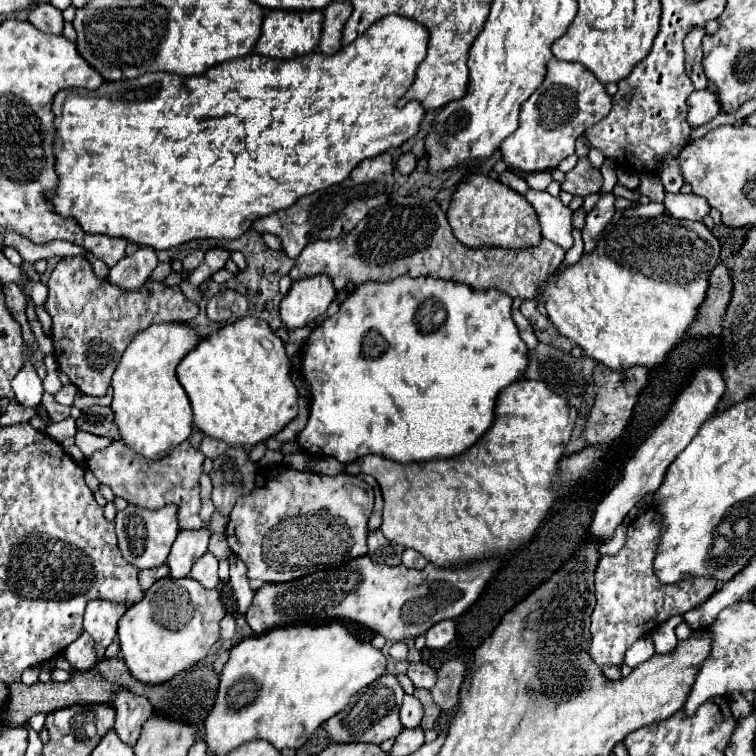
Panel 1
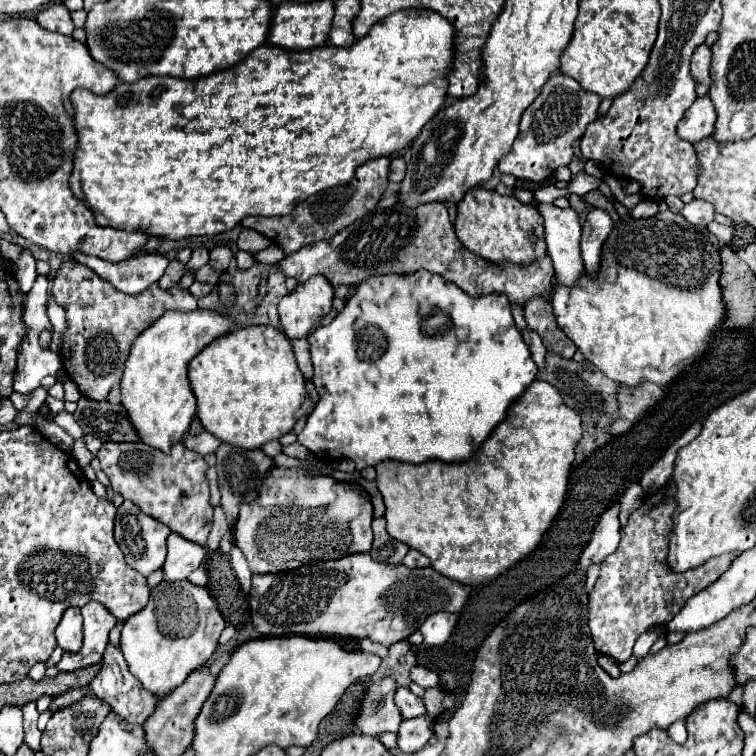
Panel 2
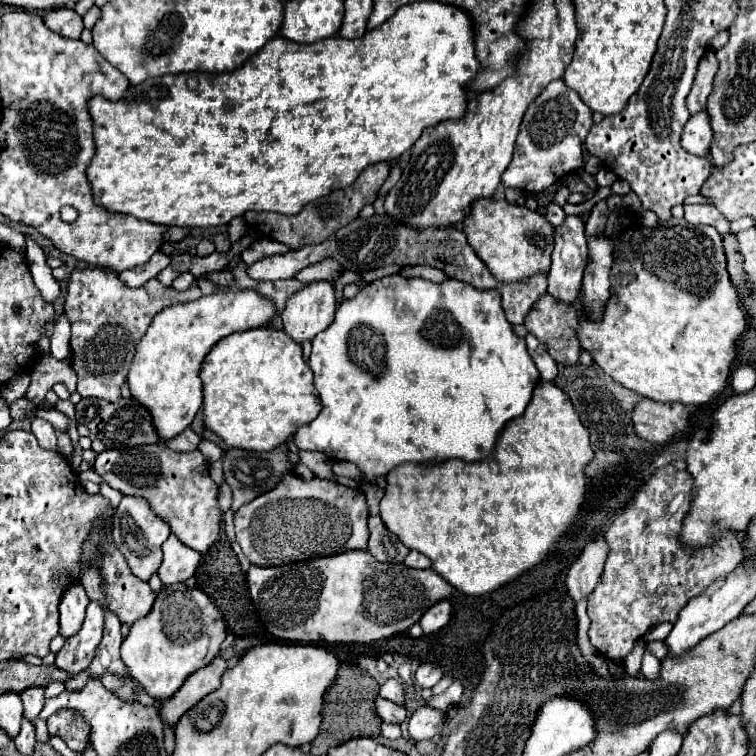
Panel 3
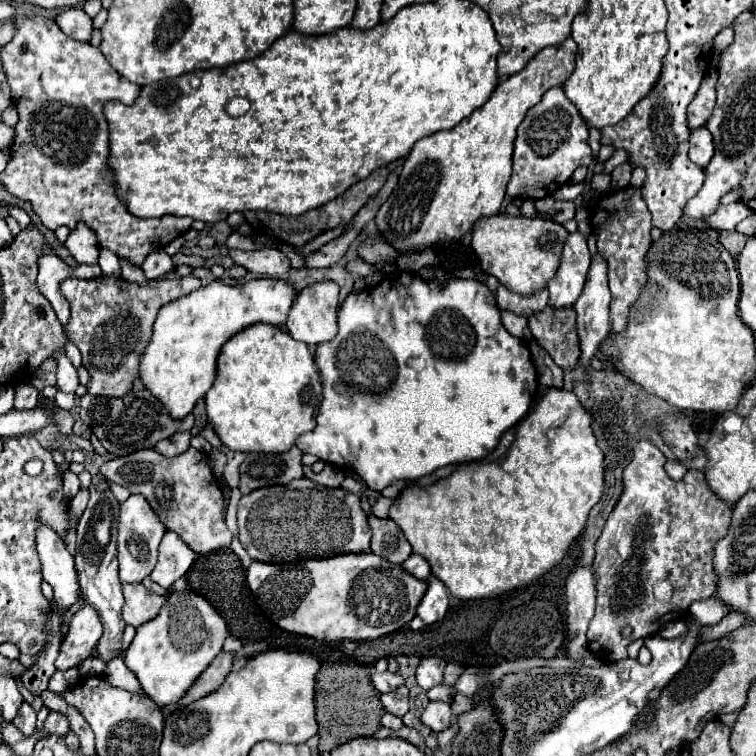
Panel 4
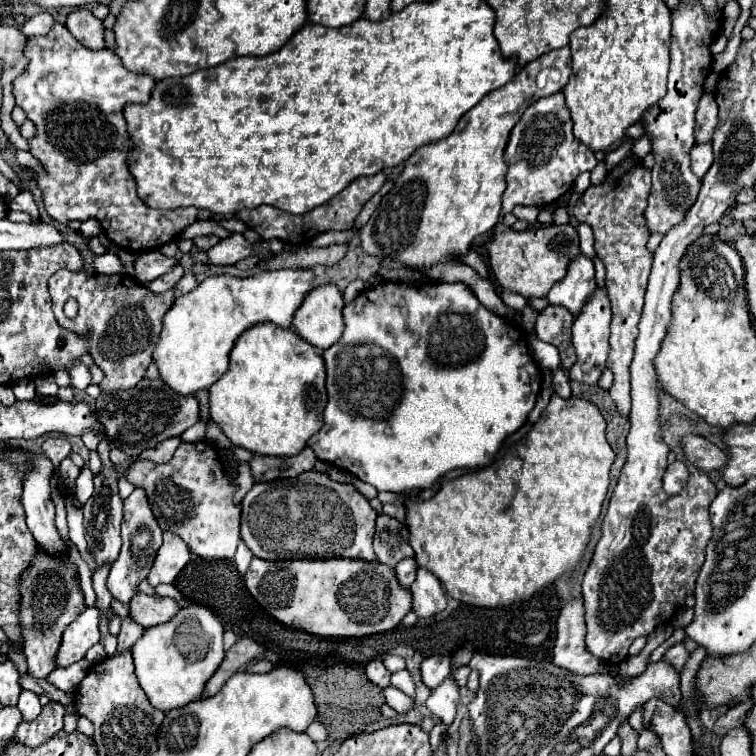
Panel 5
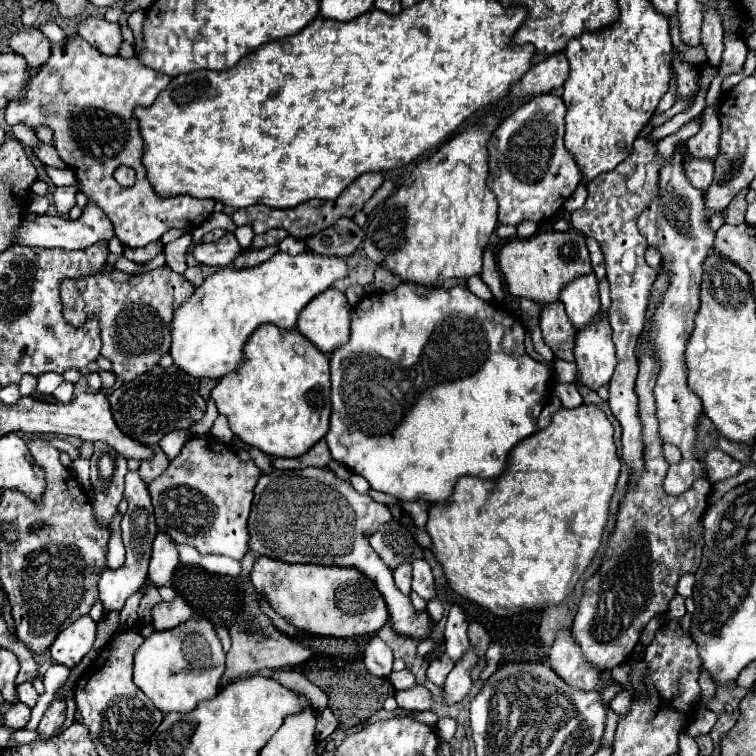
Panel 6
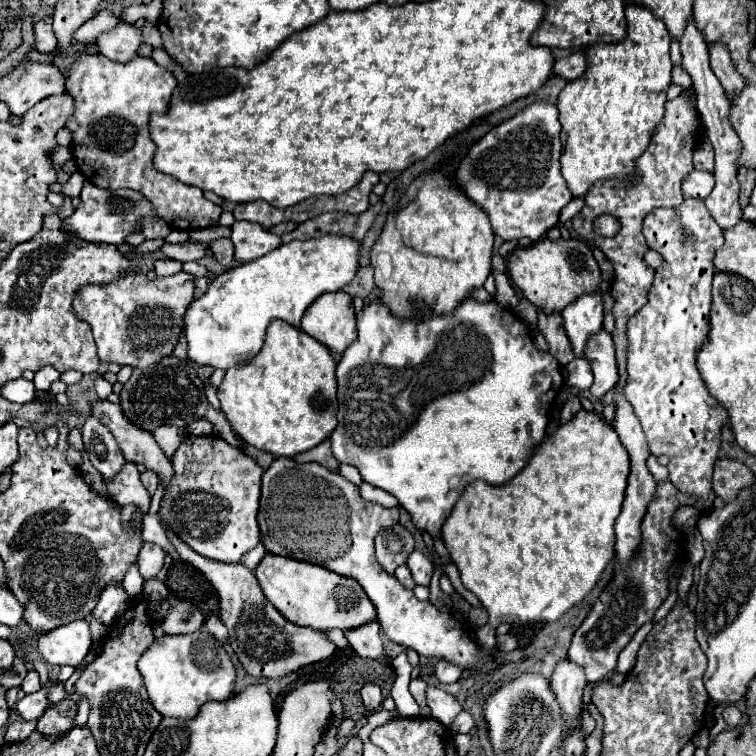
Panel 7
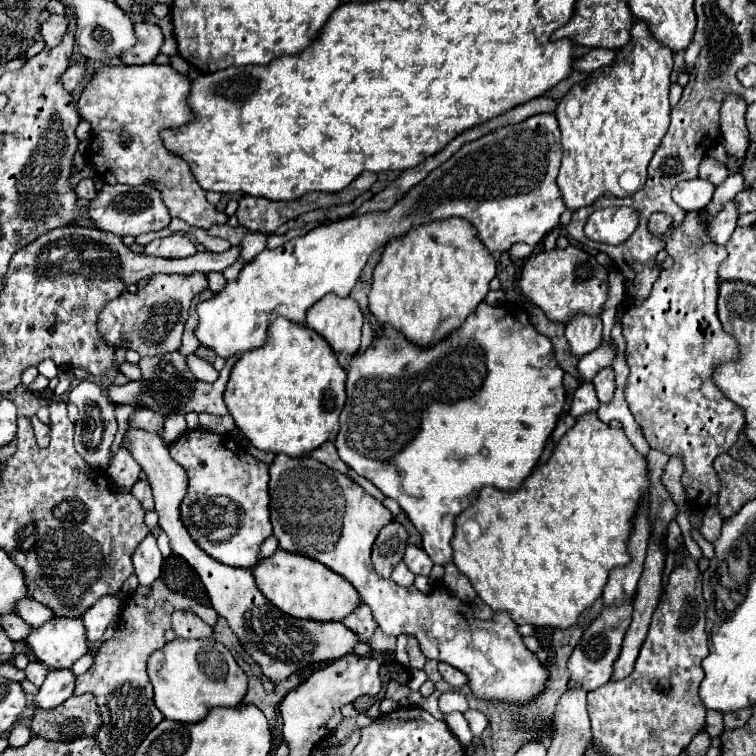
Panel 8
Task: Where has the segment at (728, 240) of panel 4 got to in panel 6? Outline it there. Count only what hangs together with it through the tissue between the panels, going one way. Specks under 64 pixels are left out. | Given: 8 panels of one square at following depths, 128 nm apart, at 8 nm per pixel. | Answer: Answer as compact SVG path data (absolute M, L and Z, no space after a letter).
M742 190L738 196L734 196L734 200L728 204L728 208L724 210L726 216L724 216L724 222L726 224L744 224L744 212L746 212L746 196L748 190Z

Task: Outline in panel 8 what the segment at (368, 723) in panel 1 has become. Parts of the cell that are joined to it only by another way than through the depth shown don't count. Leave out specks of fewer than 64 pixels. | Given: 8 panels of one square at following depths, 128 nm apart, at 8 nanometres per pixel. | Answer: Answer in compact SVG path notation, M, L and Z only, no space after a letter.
M450 690L450 692L442 692L440 694L438 708L446 716L450 712L466 712L468 710L468 702L466 702L466 696L462 692Z

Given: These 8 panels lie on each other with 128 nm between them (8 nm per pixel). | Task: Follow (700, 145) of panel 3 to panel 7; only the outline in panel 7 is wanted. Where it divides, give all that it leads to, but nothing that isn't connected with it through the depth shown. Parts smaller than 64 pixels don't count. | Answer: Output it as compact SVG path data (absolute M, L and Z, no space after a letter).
M692 170L684 180L682 180L682 194L688 198L698 198L706 200L706 196L714 188L714 174L706 170Z

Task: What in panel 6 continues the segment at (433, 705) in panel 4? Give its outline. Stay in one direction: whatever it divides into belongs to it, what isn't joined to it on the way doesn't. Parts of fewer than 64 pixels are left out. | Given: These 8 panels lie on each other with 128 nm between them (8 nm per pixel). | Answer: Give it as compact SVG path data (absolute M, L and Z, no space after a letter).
M468 650L466 656L454 666L454 670L448 674L446 684L444 684L444 704L452 706L456 702L460 702L468 692L470 692L470 670L476 666L478 656Z

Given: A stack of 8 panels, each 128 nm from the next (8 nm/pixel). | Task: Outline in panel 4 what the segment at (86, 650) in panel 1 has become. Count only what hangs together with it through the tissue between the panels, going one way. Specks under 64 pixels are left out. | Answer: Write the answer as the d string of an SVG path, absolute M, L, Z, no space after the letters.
M48 526L38 528L38 554L42 562L44 580L52 586L54 592L52 606L60 612L66 612L78 602L80 584L74 568L74 558L68 552L66 544L62 544L62 540L58 538L60 536L56 532L50 532Z

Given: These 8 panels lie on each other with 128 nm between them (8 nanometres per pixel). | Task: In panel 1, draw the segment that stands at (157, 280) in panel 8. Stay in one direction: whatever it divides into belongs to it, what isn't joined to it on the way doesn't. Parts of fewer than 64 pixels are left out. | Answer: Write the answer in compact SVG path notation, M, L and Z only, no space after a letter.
M70 256L58 262L48 280L44 308L52 318L52 342L58 368L88 396L106 396L114 368L136 332L152 324L188 322L198 314L198 306L186 300L180 288L146 282L144 288L124 290L108 280L96 278L84 256Z

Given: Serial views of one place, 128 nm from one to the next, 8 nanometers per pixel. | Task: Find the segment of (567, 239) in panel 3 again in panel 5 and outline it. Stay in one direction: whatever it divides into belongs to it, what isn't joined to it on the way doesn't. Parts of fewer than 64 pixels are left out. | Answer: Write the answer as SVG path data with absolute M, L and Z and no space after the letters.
M578 254L570 264L566 276L552 286L548 292L550 304L560 304L566 310L574 312L574 316L582 310L586 300L596 288L594 280L594 264L588 256Z

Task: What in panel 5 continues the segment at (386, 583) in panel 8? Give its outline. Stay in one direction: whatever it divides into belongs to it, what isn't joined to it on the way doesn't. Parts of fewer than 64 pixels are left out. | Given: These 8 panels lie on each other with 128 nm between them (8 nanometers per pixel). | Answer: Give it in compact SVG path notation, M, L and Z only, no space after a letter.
M308 470L290 480L274 480L254 484L252 490L242 498L242 522L240 536L256 558L279 561L318 558L362 558L376 560L372 552L376 512L368 500L352 486L332 482L326 474Z

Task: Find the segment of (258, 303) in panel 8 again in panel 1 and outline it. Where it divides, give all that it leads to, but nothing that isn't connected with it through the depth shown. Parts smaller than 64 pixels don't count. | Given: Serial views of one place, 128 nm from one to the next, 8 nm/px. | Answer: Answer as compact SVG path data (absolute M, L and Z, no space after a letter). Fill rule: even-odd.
M552 58L542 84L520 108L518 128L502 142L502 158L510 168L522 174L552 170L564 158L574 154L576 138L584 134L586 128L608 116L610 108L612 98L606 94L604 86L594 80L592 72L586 72L580 64ZM154 324L134 336L134 340L122 354L112 374L114 396L112 396L110 408L114 412L114 422L118 424L118 430L120 430L120 440L126 446L136 448L136 452L140 456L146 456L148 460L150 458L158 460L162 456L168 456L178 444L188 440L192 432L192 408L190 408L186 390L180 386L176 378L176 366L192 348L196 348L198 342L200 342L200 336L188 324Z

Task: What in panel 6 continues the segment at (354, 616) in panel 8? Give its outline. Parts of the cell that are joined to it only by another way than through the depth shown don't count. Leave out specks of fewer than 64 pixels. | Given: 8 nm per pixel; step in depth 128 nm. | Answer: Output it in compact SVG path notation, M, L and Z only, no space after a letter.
M374 636L366 644L366 652L364 652L366 670L378 678L388 678L388 674L392 672L392 662L394 662L392 650L378 636Z

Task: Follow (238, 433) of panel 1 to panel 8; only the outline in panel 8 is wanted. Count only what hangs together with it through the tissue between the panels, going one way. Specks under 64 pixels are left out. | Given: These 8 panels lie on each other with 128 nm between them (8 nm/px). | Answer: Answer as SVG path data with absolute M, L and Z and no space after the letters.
M278 318L274 320L274 324L270 324L266 344L254 352L242 354L234 364L230 380L226 384L224 404L236 428L258 450L274 454L282 452L288 456L304 456L338 434L338 416L346 400L344 384L346 372L340 368L330 344L326 344L326 340L322 340L322 336L318 336L308 326L298 326L286 318Z

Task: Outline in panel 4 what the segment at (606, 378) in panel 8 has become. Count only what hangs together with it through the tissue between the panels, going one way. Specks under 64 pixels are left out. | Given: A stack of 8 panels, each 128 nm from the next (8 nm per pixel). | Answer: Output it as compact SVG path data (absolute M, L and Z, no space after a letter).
M602 254L592 256L592 266L586 276L582 296L576 300L574 310L578 314L578 336L582 346L580 364L590 366L590 358L598 354L600 342L610 332L610 290L608 290L608 264Z

